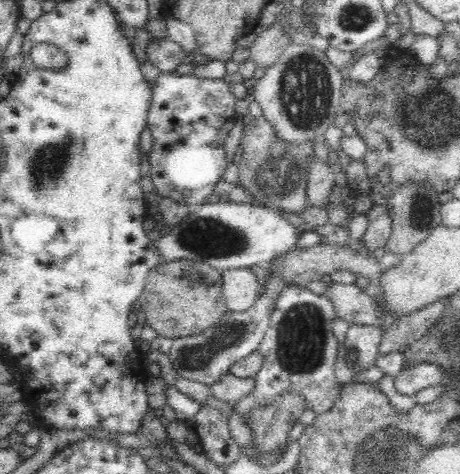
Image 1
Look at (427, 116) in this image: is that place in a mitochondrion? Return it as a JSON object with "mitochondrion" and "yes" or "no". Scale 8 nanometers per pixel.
{"mitochondrion":"yes"}

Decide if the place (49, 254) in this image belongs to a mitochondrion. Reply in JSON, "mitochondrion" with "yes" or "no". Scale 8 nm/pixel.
{"mitochondrion":"no"}

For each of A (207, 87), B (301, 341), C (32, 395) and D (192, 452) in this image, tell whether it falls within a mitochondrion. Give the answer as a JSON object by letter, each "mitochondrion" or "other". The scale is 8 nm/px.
{"A":"other","B":"mitochondrion","C":"other","D":"other"}

